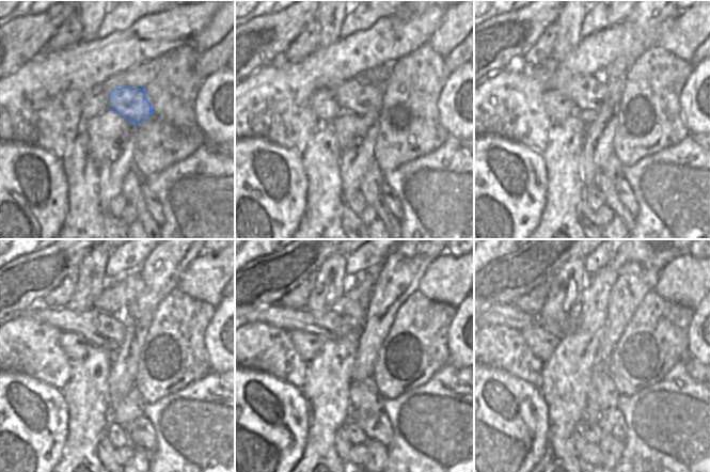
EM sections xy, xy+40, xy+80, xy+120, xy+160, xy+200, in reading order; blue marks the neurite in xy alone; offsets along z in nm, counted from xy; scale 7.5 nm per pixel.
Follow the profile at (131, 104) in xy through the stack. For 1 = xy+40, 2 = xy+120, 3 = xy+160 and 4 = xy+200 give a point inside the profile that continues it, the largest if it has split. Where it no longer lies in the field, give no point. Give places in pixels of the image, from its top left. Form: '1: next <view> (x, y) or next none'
1: next xy+40 (352, 96)
2: next xy+120 (105, 331)
3: next xy+160 (332, 325)
4: next xy+200 (508, 315)

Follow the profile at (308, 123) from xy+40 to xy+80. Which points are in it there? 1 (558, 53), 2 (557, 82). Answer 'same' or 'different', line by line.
1: different
2: different

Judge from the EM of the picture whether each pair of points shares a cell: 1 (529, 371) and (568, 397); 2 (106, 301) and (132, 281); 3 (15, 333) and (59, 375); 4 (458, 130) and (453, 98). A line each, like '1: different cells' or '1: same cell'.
1: different cells
2: same cell
3: same cell
4: same cell

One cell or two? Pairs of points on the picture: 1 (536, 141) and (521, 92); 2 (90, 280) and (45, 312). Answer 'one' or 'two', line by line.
1: one
2: two

